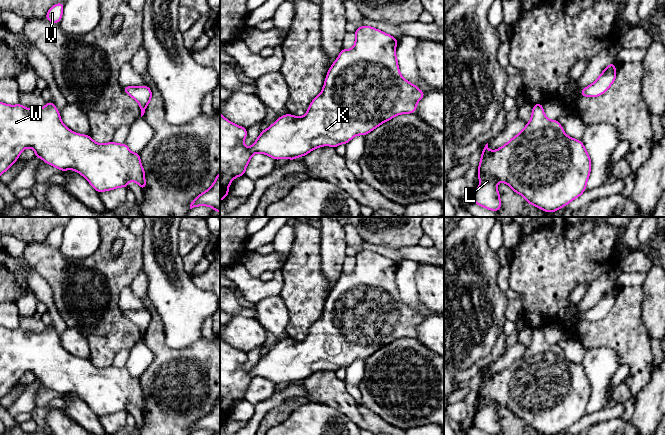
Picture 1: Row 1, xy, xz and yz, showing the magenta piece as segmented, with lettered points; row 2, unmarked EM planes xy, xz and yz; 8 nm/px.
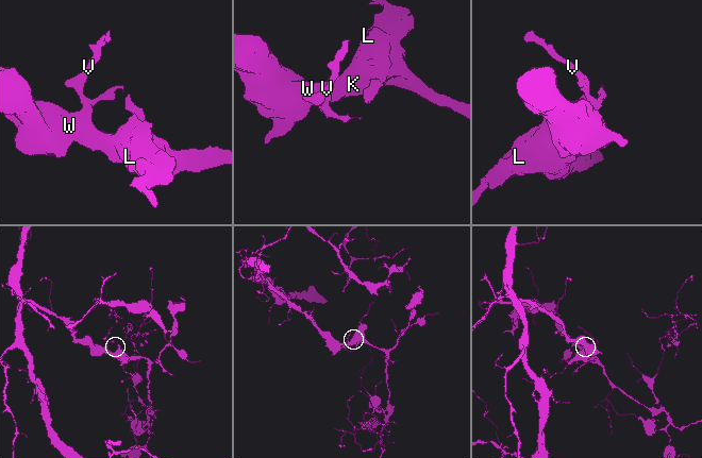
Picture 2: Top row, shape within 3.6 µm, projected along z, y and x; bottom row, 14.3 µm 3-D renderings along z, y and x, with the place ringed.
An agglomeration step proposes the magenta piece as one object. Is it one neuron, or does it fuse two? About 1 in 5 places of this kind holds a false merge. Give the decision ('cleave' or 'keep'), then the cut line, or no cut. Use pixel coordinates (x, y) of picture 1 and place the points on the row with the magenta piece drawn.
keep; cut none

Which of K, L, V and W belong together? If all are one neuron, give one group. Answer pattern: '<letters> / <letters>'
K L V W

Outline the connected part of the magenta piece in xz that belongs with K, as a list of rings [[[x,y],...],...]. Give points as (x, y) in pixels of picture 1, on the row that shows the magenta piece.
[[[361,26],[355,31],[355,45],[346,50],[343,48],[329,68],[321,93],[309,105],[303,117],[286,114],[260,133],[251,147],[244,145],[247,129],[227,120],[220,112],[220,201],[228,196],[228,188],[234,178],[245,175],[246,167],[255,153],[262,153],[275,160],[282,158],[295,160],[321,146],[336,148],[340,144],[347,144],[357,135],[366,135],[372,130],[391,120],[399,114],[416,112],[417,103],[425,96],[417,86],[401,76],[395,49],[398,40],[381,30],[371,26]]]

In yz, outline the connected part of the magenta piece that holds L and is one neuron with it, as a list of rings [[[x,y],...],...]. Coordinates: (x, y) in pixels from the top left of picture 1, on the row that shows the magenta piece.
[[[534,104],[530,121],[525,128],[499,149],[490,151],[485,145],[477,177],[480,184],[475,190],[472,202],[491,211],[501,208],[497,183],[504,182],[526,201],[548,213],[569,204],[586,190],[591,172],[591,159],[582,141],[565,134],[558,120],[549,120],[543,104]]]

